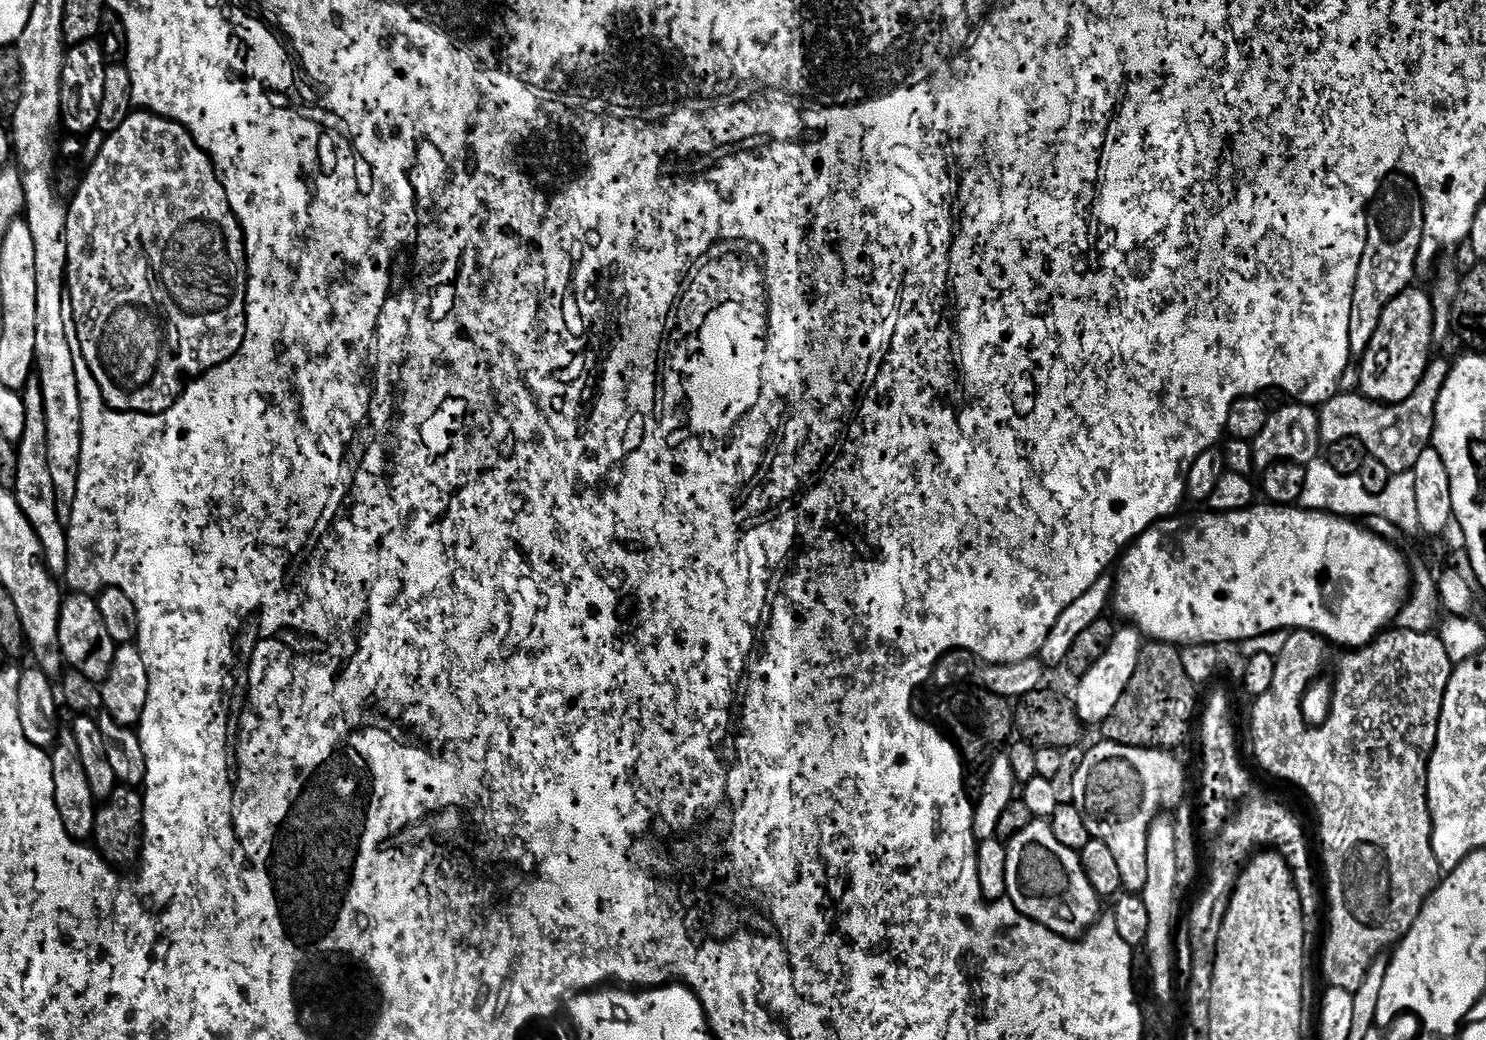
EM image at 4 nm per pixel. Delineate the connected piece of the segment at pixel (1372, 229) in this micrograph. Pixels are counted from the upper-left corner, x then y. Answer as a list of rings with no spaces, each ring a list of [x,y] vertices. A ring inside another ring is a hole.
[[[1395,168],[1394,174],[1390,178],[1390,186],[1385,187],[1377,196],[1376,207],[1378,206],[1378,209],[1375,207],[1369,215],[1366,249],[1363,251],[1362,262],[1359,263],[1358,278],[1352,299],[1350,348],[1353,359],[1363,359],[1370,342],[1373,340],[1375,331],[1378,330],[1378,324],[1386,306],[1398,294],[1411,287],[1415,281],[1413,278],[1416,272],[1416,264],[1419,265],[1420,262],[1420,248],[1425,232],[1424,200],[1421,198],[1420,188],[1417,186],[1419,182],[1420,179],[1418,179],[1416,170]]]

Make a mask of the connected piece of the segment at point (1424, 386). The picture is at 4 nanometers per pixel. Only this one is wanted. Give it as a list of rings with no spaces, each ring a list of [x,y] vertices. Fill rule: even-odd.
[[[1433,359],[1414,394],[1397,404],[1379,404],[1363,394],[1347,390],[1332,396],[1318,408],[1323,443],[1329,445],[1343,440],[1357,440],[1366,446],[1369,457],[1375,463],[1377,460],[1386,471],[1411,473],[1420,455],[1431,445],[1432,431],[1436,425],[1436,403],[1448,378],[1449,367],[1447,359]]]

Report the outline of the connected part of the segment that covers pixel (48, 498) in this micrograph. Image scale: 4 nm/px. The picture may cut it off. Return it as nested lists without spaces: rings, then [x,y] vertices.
[[[32,378],[22,391],[23,405],[26,409],[26,429],[17,443],[17,466],[12,485],[13,496],[19,508],[38,534],[44,550],[44,563],[48,571],[57,578],[68,568],[70,544],[64,530],[65,525],[58,518],[57,498],[54,496],[54,482],[51,481],[48,447],[46,446],[45,399],[42,398],[42,386],[39,379]]]

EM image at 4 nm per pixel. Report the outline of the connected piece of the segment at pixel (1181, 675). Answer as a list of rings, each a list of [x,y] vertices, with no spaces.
[[[1145,643],[1140,649],[1130,686],[1126,686],[1122,698],[1118,698],[1118,706],[1114,706],[1110,718],[1104,720],[1103,739],[1109,744],[1135,748],[1176,750],[1191,732],[1193,735],[1194,721],[1198,716],[1196,692],[1198,686],[1186,675],[1177,645]]]

